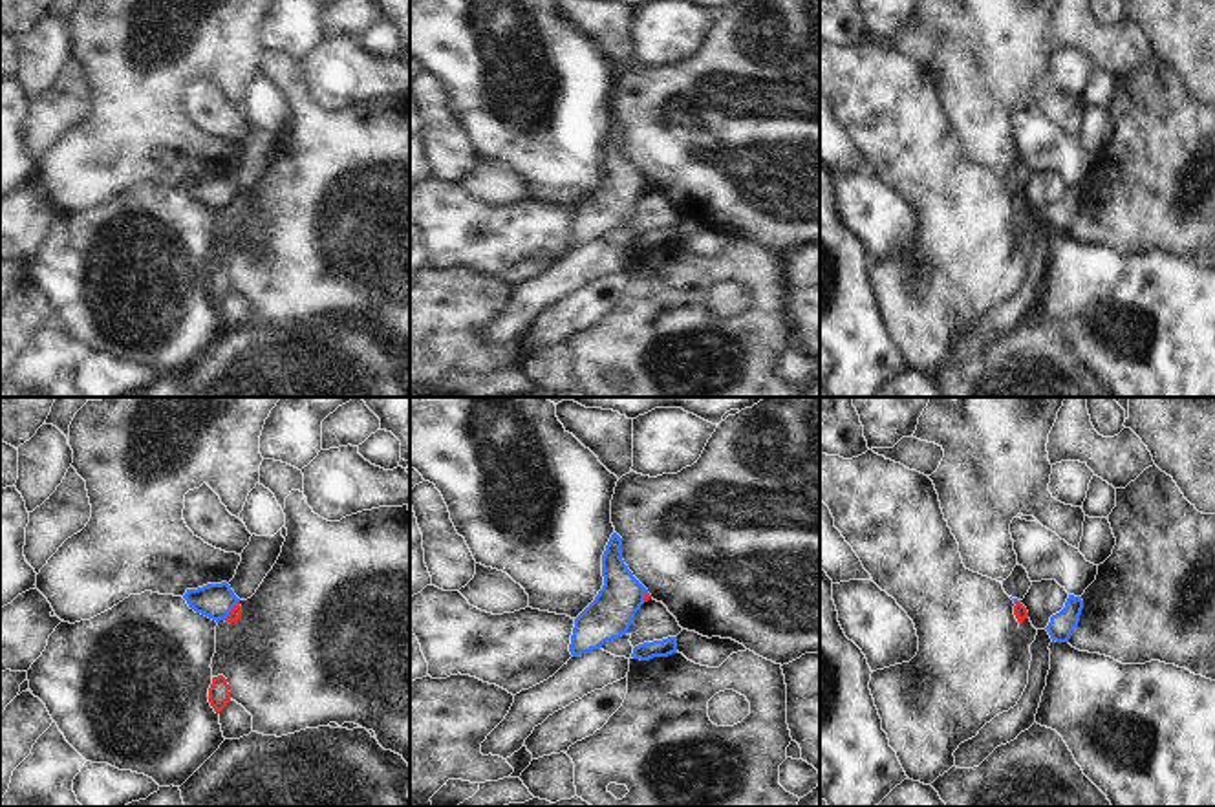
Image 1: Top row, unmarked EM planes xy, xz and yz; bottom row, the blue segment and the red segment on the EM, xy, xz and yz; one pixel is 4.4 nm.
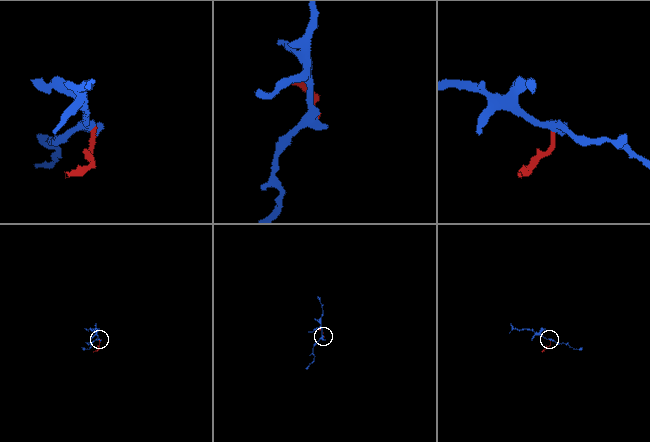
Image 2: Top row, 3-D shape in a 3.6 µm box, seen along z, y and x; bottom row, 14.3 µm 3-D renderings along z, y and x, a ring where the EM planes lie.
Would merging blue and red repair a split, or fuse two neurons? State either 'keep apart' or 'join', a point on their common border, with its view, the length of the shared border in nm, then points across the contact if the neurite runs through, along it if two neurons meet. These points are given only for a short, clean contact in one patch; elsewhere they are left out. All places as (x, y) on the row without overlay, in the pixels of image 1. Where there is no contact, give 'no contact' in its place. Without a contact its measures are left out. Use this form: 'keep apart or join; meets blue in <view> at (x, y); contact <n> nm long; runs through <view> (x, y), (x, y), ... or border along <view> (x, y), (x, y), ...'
keep apart; meets blue in xy at (231, 198); contact 120 nm long; border along xy (238, 191), (222, 209)

